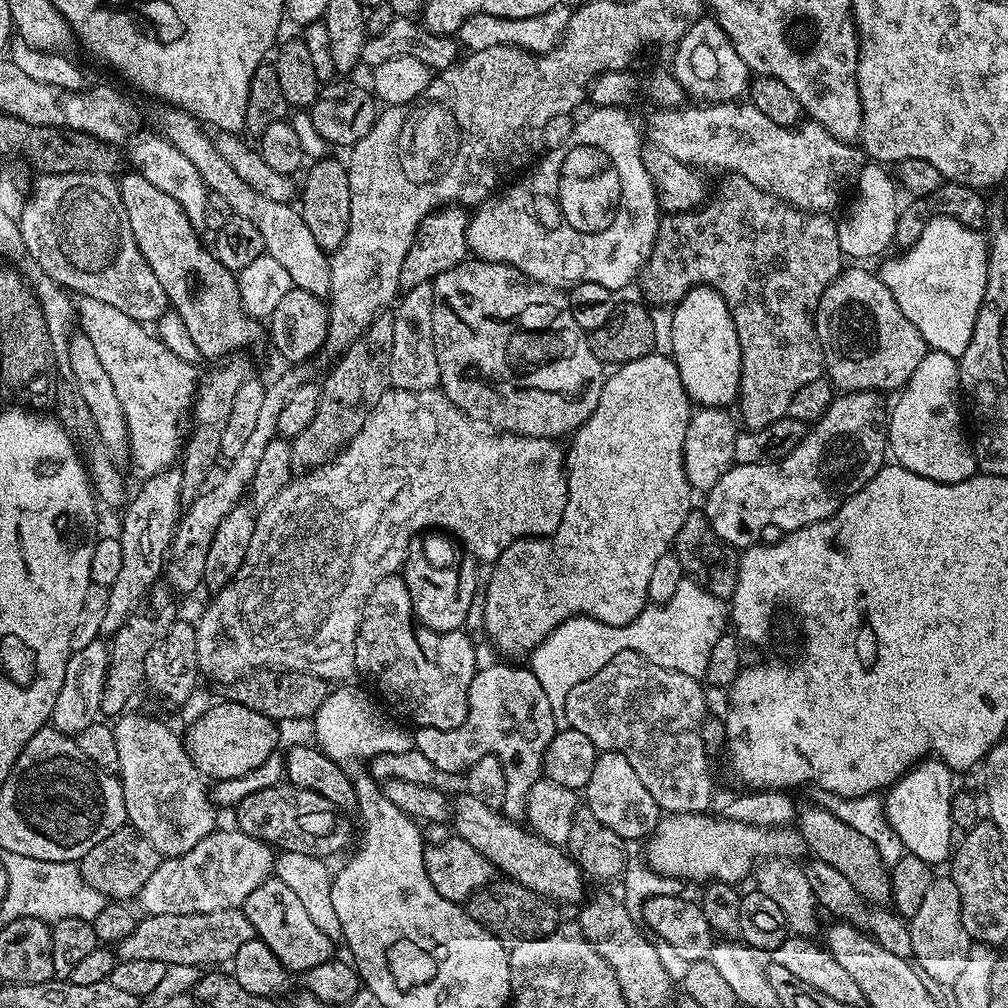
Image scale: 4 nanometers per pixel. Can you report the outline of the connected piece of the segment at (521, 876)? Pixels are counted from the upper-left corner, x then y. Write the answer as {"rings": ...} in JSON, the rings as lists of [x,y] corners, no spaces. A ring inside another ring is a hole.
{"rings":[[[461,794],[460,797],[455,797],[451,823],[459,839],[470,842],[470,846],[474,846],[478,854],[485,856],[495,869],[500,871],[501,868],[504,871],[501,873],[515,884],[534,890],[539,896],[560,906],[579,905],[585,899],[585,877],[569,853],[555,844],[548,844],[527,827],[519,828],[516,825],[519,823],[505,816],[503,811],[486,806],[486,802],[478,802],[478,798]]]}

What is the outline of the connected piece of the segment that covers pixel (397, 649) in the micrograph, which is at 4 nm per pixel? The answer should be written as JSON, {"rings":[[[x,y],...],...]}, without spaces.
{"rings":[[[403,575],[387,576],[386,578],[382,578],[382,582],[378,582],[374,586],[374,590],[370,590],[368,599],[364,601],[364,613],[360,619],[360,635],[356,637],[356,672],[359,675],[364,675],[402,715],[409,716],[414,722],[413,725],[421,728],[433,728],[434,730],[454,730],[458,726],[462,726],[462,722],[466,722],[468,699],[470,698],[470,682],[476,677],[478,671],[476,648],[472,645],[472,640],[466,633],[467,631],[464,630],[435,632],[434,630],[430,630],[425,624],[419,623],[416,617],[412,615],[410,590],[406,590],[406,582]]]}

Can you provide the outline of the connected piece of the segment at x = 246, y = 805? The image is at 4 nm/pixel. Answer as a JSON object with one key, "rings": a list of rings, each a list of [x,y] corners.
{"rings":[[[287,782],[242,798],[242,802],[234,809],[234,815],[235,827],[239,831],[250,834],[250,838],[258,838],[264,844],[272,845],[273,849],[280,852],[329,858],[335,852],[342,851],[352,836],[352,824],[348,821],[351,819],[337,812],[329,800],[322,798],[322,794],[309,788],[296,788]]]}

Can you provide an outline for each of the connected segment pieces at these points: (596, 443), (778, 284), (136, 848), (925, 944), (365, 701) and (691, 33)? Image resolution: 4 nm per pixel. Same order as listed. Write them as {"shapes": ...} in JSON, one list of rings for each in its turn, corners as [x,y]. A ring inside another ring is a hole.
{"shapes":[[[[650,355],[646,358],[638,358],[634,362],[629,364],[619,365],[615,369],[616,372],[607,377],[604,381],[604,389],[600,392],[600,397],[596,403],[596,408],[588,413],[588,419],[576,429],[574,435],[571,437],[572,440],[572,449],[569,447],[566,452],[566,472],[570,477],[570,487],[568,489],[568,501],[566,502],[566,510],[562,514],[562,522],[558,526],[558,530],[553,534],[550,539],[548,538],[521,538],[514,541],[510,546],[506,546],[506,550],[502,550],[502,554],[498,557],[497,560],[491,565],[492,568],[492,577],[488,580],[488,589],[483,589],[482,600],[484,596],[484,628],[488,631],[488,636],[505,652],[505,657],[508,658],[520,658],[516,656],[527,657],[529,654],[536,649],[536,647],[543,642],[543,640],[555,630],[562,622],[566,622],[572,616],[593,616],[595,620],[600,620],[604,624],[609,624],[617,628],[618,626],[626,626],[630,622],[634,622],[634,618],[638,618],[643,614],[644,609],[649,607],[650,601],[648,599],[648,591],[650,590],[650,573],[654,571],[654,566],[658,562],[658,558],[662,558],[665,554],[670,551],[670,549],[675,545],[676,535],[678,530],[682,530],[682,526],[686,522],[689,512],[693,511],[694,504],[692,504],[692,496],[694,497],[694,490],[690,486],[690,482],[686,478],[686,470],[684,469],[684,443],[686,442],[686,426],[690,422],[692,413],[694,411],[694,405],[691,400],[689,400],[686,390],[682,386],[682,378],[678,374],[678,366],[676,365],[675,360],[671,356],[658,356]]],[[[728,174],[723,177],[724,180],[720,184],[720,189],[716,192],[716,197],[709,199],[703,206],[691,211],[691,212],[673,212],[665,215],[660,222],[660,229],[656,235],[656,244],[652,247],[652,252],[648,255],[648,259],[642,269],[642,281],[644,280],[644,296],[643,299],[652,306],[675,306],[681,298],[690,291],[691,288],[713,288],[726,302],[726,306],[730,310],[730,314],[734,318],[736,323],[736,329],[738,330],[738,342],[740,343],[740,395],[738,397],[738,409],[744,415],[745,429],[751,430],[754,428],[761,428],[762,426],[770,426],[770,422],[778,422],[783,416],[788,415],[788,407],[790,406],[790,398],[794,398],[794,390],[798,390],[798,386],[806,386],[806,382],[814,382],[815,380],[821,379],[822,373],[824,372],[824,355],[822,354],[822,346],[820,345],[820,339],[816,333],[816,311],[818,310],[818,302],[822,298],[822,294],[826,290],[826,286],[830,286],[830,282],[834,282],[834,278],[840,275],[842,271],[842,253],[840,250],[840,243],[838,242],[838,230],[836,229],[837,221],[831,220],[831,215],[822,212],[804,212],[800,208],[794,208],[791,204],[788,204],[784,200],[779,200],[776,196],[770,195],[768,192],[763,192],[758,186],[754,186],[750,182],[746,182],[746,178],[737,176],[735,174]]],[[[131,826],[119,828],[110,838],[106,838],[94,850],[90,850],[78,862],[82,878],[112,902],[128,902],[139,897],[146,878],[154,874],[161,862],[160,851],[157,850],[141,832]]],[[[934,878],[930,882],[930,890],[926,890],[926,895],[922,897],[922,906],[918,906],[918,914],[910,917],[908,929],[912,943],[911,959],[915,967],[933,985],[955,984],[958,974],[962,974],[966,966],[966,958],[974,942],[962,926],[962,902],[958,894],[958,886],[954,886],[952,879]]],[[[336,686],[331,689],[326,698],[326,702],[322,702],[322,706],[318,706],[314,723],[316,723],[316,740],[320,751],[324,752],[331,760],[345,766],[356,764],[359,760],[370,762],[378,754],[402,754],[403,752],[411,752],[414,748],[414,736],[411,731],[407,732],[400,724],[395,724],[374,701],[368,696],[363,696],[360,692],[355,692],[352,688],[344,688],[348,686]]],[[[715,19],[696,20],[690,30],[675,45],[676,53],[672,56],[670,71],[672,76],[683,86],[685,93],[696,102],[723,104],[736,102],[747,93],[750,83],[750,70],[746,62],[734,50],[730,38],[717,24]]]]}

